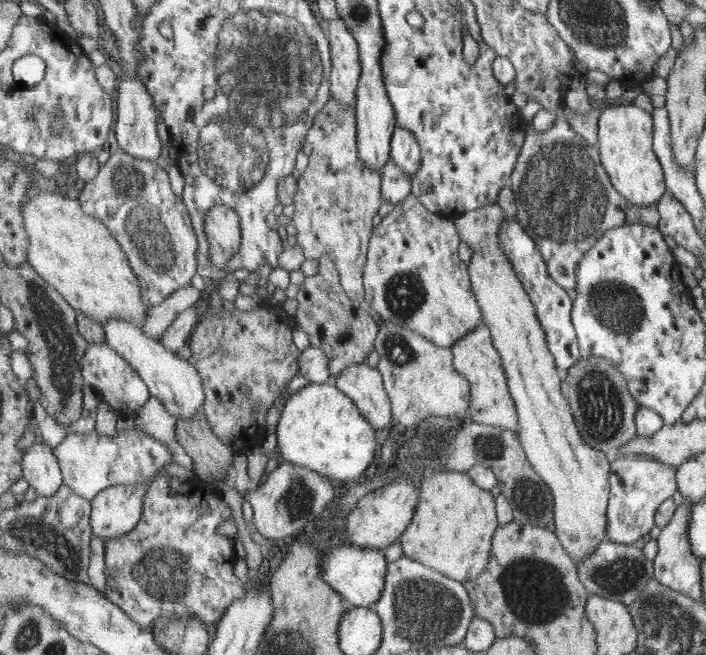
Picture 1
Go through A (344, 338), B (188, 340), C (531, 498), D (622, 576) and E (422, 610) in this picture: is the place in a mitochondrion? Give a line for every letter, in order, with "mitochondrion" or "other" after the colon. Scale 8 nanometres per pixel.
A: other
B: other
C: mitochondrion
D: mitochondrion
E: mitochondrion

